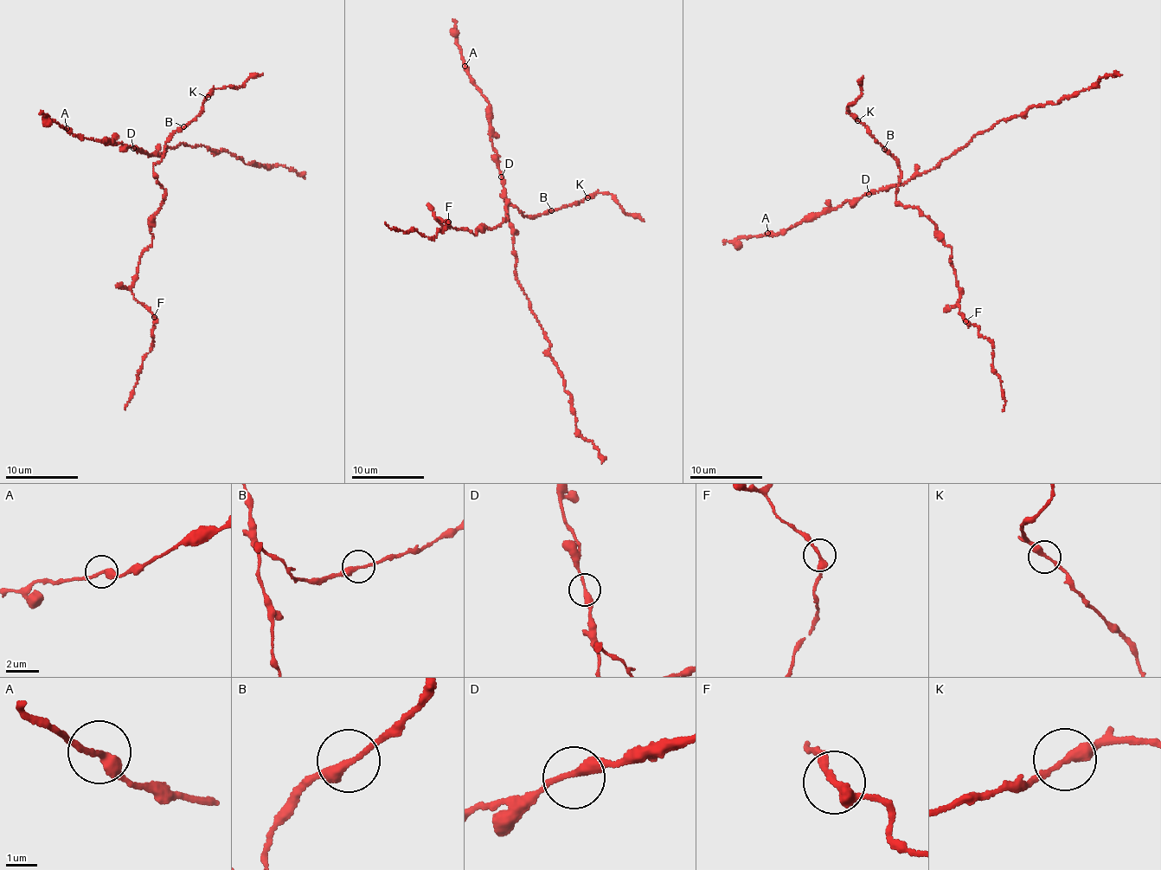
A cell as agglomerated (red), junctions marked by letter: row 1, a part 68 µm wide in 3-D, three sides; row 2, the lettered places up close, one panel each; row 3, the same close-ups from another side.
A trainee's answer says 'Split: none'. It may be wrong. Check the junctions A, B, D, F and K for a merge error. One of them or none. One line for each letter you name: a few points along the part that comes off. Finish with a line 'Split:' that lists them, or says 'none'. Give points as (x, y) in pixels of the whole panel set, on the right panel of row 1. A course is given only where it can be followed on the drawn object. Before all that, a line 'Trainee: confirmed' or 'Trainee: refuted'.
Trainee: confirmed
Split: none

